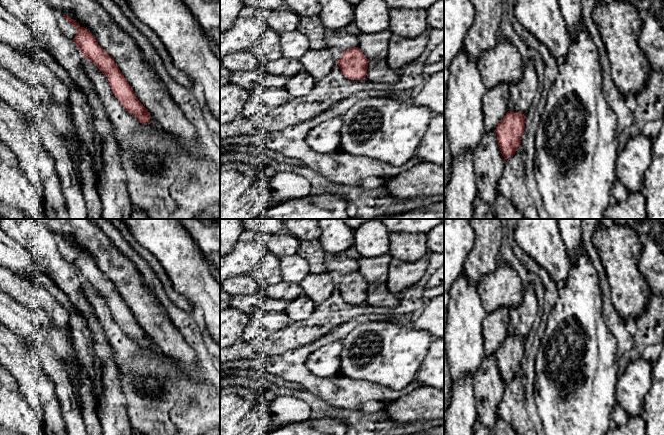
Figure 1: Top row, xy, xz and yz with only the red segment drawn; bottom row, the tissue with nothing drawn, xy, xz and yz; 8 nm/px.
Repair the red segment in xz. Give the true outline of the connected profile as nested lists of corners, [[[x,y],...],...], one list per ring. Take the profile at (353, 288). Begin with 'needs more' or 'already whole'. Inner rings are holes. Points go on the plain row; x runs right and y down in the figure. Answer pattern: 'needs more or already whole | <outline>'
already whole | [[[354,271],[343,275],[336,288],[347,303],[362,304],[366,302],[369,285],[358,271]]]

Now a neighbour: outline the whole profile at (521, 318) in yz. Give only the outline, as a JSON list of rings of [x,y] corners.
[[[533,287],[524,289],[520,304],[509,310],[508,335],[526,339],[538,314],[538,300]]]

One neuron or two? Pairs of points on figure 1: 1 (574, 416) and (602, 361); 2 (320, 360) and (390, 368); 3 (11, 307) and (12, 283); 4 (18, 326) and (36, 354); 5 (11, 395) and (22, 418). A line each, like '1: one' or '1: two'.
1: one
2: one
3: two
4: two
5: one

